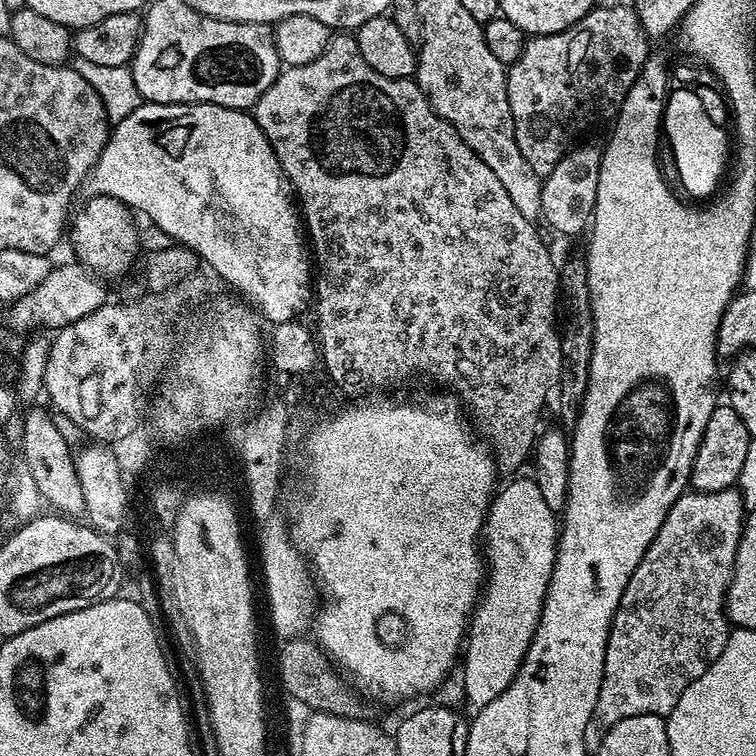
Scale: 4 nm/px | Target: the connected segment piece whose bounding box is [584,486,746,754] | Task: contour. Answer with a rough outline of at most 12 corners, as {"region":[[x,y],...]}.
{"region":[[736,486],[670,506],[612,619],[590,754],[730,635]]}

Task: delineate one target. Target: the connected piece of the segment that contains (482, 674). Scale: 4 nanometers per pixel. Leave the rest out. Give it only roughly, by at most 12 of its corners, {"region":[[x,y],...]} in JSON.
{"region":[[535,479],[495,493],[462,652],[472,714],[514,682],[556,561]]}

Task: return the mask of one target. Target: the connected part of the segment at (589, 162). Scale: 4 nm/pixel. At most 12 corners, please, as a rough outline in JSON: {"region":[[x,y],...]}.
{"region":[[575,145],[546,176],[544,222],[578,234],[596,208],[599,145]]}

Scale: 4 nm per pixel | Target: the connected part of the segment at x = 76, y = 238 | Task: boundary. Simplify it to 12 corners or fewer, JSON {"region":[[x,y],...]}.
{"region":[[118,198],[83,201],[70,224],[75,259],[124,276],[141,255],[134,213]]}

